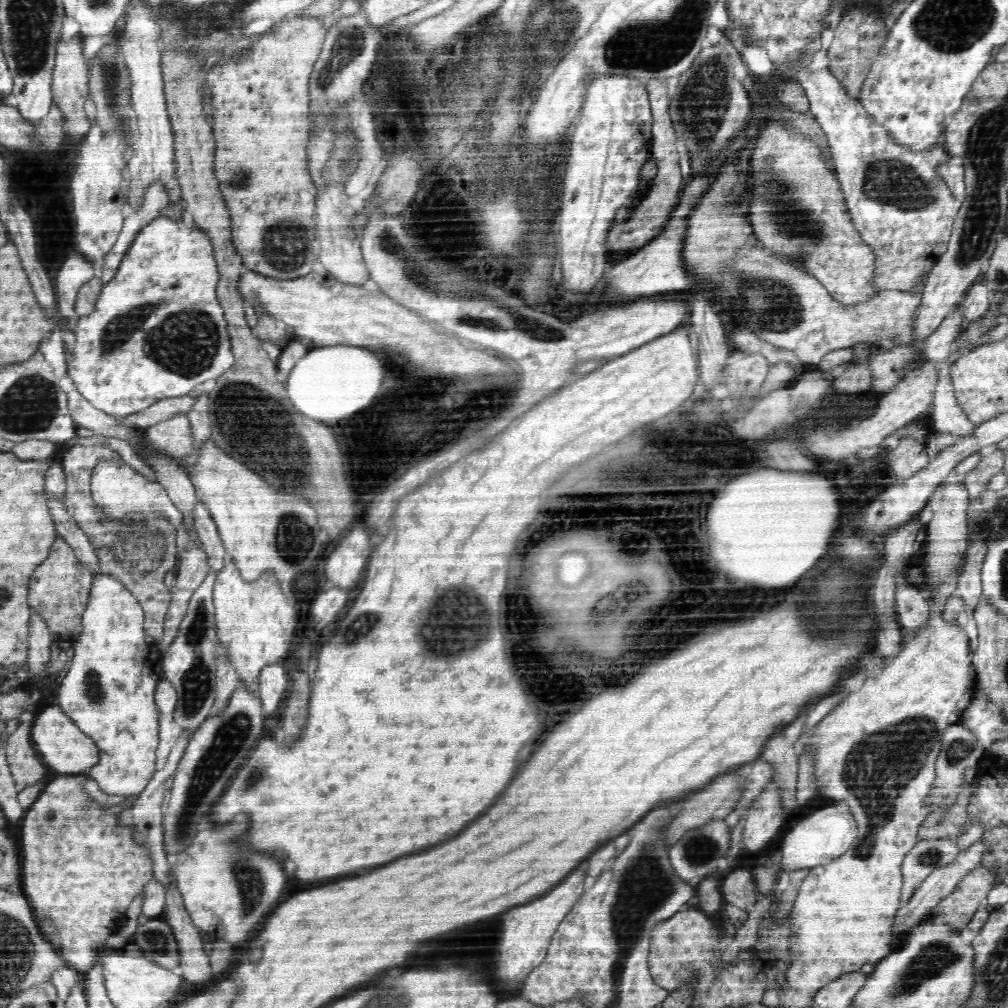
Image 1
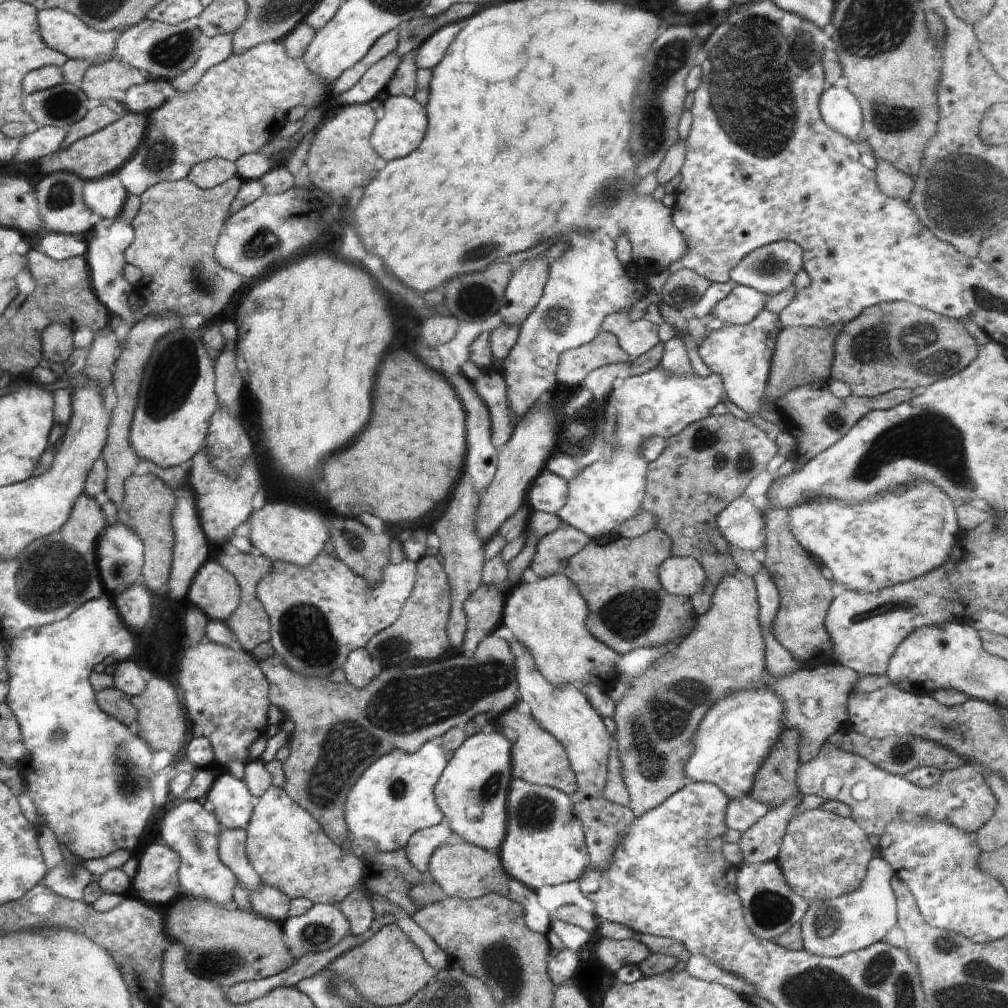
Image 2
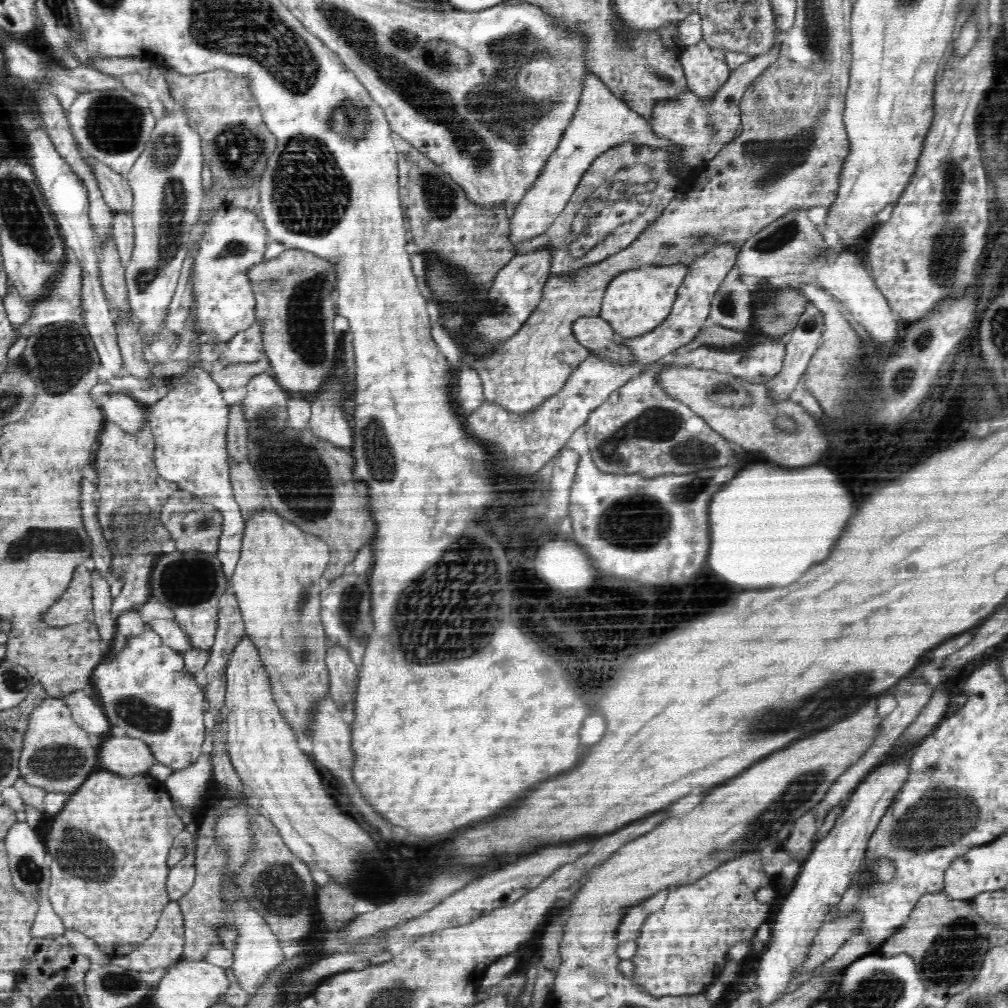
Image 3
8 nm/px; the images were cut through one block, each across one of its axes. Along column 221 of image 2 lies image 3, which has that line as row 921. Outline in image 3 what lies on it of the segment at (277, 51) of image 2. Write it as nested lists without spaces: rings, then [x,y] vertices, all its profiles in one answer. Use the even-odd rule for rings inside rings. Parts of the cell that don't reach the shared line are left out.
[[[113,772],[92,774],[86,784],[74,792],[74,798],[68,800],[66,806],[54,815],[52,828],[48,836],[43,838],[51,872],[51,884],[46,894],[54,911],[62,918],[65,929],[85,934],[88,939],[104,947],[111,958],[135,952],[154,932],[162,912],[171,902],[166,889],[170,869],[166,858],[174,838],[185,829],[185,824],[174,812],[174,804],[164,788],[164,782],[152,778],[152,790],[146,784],[146,776],[151,775],[143,773],[126,778]],[[152,802],[154,812],[140,812],[150,808]]]

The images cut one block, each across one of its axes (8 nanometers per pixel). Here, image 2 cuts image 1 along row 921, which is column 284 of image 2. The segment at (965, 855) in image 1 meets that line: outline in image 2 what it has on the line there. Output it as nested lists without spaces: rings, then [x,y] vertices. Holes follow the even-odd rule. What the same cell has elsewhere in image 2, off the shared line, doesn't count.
[[[260,884],[260,888],[248,890],[248,892],[250,892],[251,910],[258,916],[268,918],[279,923],[280,926],[289,917],[290,898],[278,892],[276,888]]]

